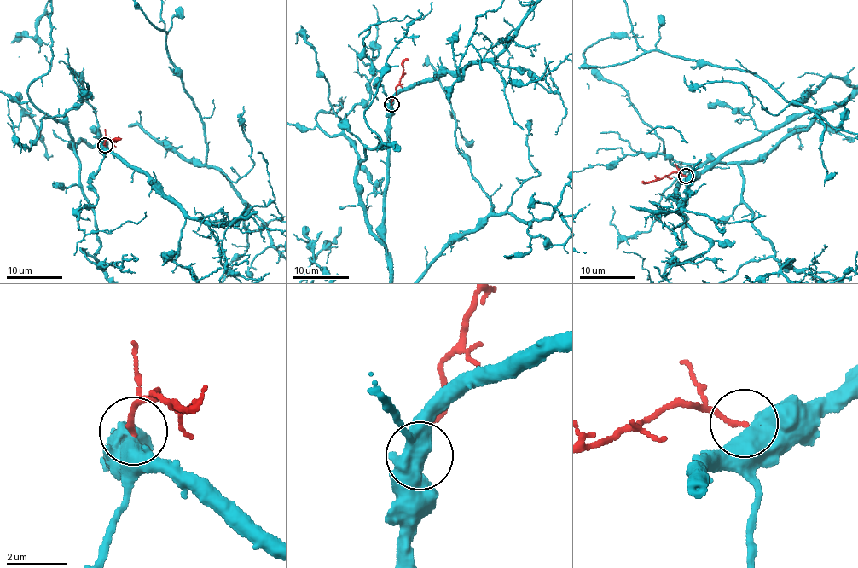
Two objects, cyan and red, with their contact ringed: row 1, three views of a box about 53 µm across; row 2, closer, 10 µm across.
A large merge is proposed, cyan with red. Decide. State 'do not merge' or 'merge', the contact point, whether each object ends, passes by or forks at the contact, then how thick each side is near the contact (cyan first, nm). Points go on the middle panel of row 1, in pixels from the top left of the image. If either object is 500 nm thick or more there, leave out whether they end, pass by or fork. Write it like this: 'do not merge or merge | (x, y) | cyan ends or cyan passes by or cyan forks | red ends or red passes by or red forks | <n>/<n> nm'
do not merge | (391, 104) | 800/170 nm

